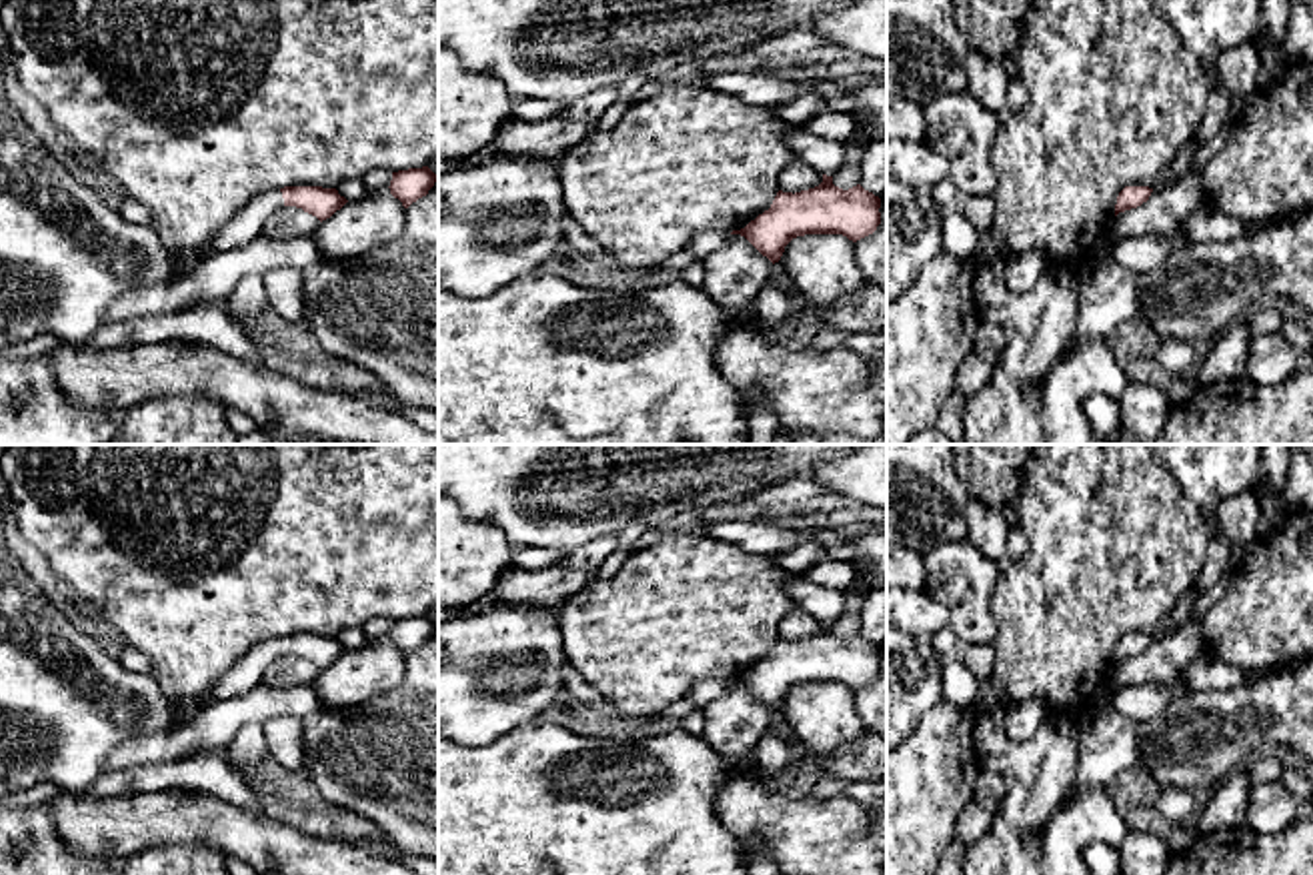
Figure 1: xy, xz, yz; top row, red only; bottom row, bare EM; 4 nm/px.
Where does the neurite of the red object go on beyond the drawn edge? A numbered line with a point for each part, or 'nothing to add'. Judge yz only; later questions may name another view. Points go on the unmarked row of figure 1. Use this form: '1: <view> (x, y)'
nothing to add

